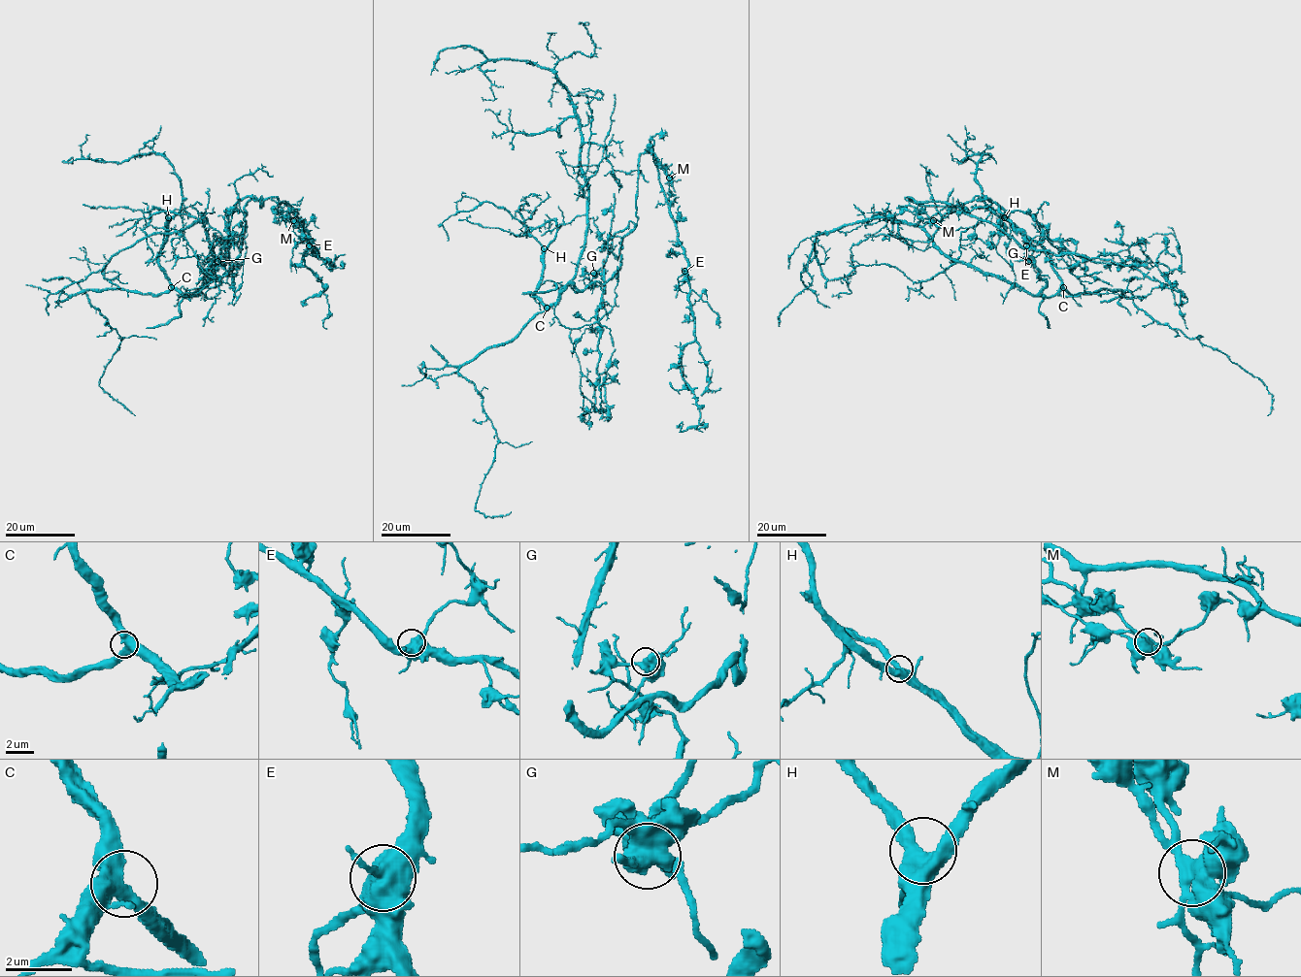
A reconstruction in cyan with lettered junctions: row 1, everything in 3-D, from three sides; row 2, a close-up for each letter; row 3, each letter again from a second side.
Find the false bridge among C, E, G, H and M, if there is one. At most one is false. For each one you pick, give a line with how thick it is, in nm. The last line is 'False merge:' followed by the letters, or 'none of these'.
M: Thickness 480 nm
False merge: M

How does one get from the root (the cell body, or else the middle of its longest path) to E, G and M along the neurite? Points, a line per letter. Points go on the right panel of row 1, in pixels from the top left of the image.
E: (1022, 235), (990, 200), (975, 196), (949, 208), (917, 205), (909, 198), (957, 206), (1026, 245)
G: (1022, 235), (996, 204), (977, 200), (985, 197), (1008, 211), (1029, 212), (1046, 228), (1047, 237), (1028, 261)
M: (1022, 235), (990, 200), (975, 196), (957, 207), (949, 208), (917, 205), (905, 199), (933, 220)

